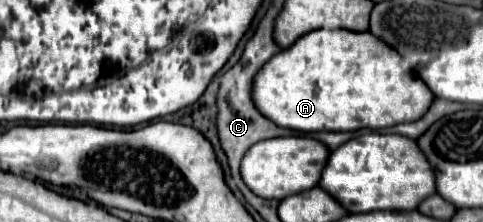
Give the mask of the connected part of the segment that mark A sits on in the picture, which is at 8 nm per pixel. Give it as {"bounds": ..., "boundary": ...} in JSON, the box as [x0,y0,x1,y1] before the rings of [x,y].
{"bounds":[252,30,432,132],"boundary":[[[312,30],[300,36],[290,48],[274,54],[252,80],[254,108],[274,122],[276,126],[298,132],[354,132],[362,128],[380,130],[400,122],[418,120],[432,102],[432,94],[424,88],[424,82],[408,70],[408,64],[378,38],[368,32],[336,30]]]}

